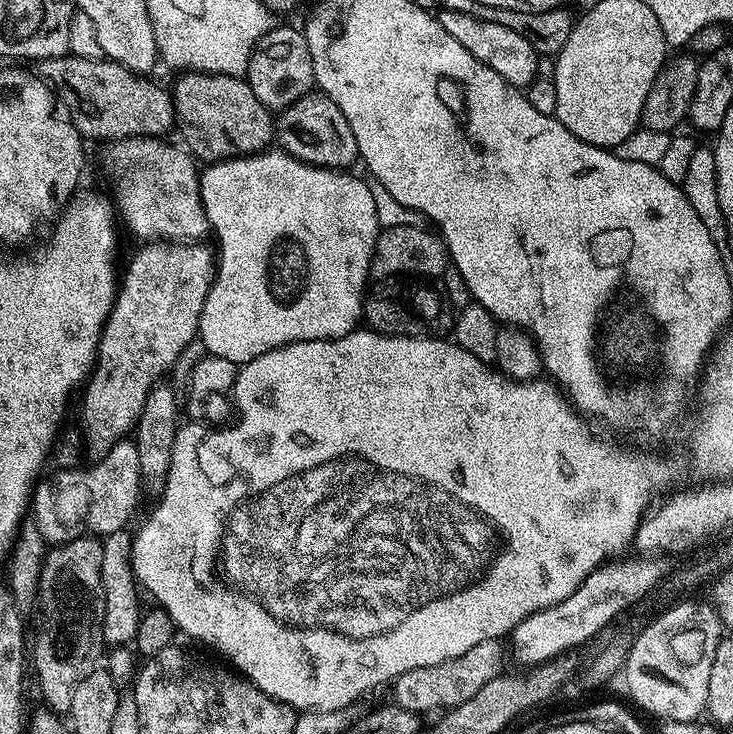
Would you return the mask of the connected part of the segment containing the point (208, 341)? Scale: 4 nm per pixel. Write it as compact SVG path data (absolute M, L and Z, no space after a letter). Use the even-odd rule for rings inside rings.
M265 150L255 152L253 156L234 156L231 160L218 160L207 165L208 169L200 172L200 197L202 206L206 210L206 218L211 235L216 235L215 247L218 249L218 263L216 265L216 278L212 281L212 289L206 298L206 306L200 313L199 340L204 343L204 351L207 355L227 358L237 366L243 366L258 358L262 354L274 351L275 348L285 348L288 344L300 344L303 340L337 340L353 331L361 323L362 313L356 308L356 304L344 304L340 296L348 296L352 288L344 288L344 272L324 272L324 264L340 264L340 244L344 240L336 240L328 228L332 228L332 220L336 220L336 228L340 228L340 208L344 204L352 204L352 184L348 184L349 173L344 170L333 170L330 168L315 168L312 164L302 162L294 158L289 152L283 150Z

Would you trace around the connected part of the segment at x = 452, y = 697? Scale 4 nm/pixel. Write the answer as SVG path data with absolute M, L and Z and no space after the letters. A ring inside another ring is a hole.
M500 640L478 642L478 646L470 646L470 650L466 650L466 654L458 654L458 658L443 660L434 666L418 666L414 670L406 670L406 674L397 676L391 685L391 699L402 710L417 714L432 712L435 708L449 710L458 707L460 703L474 698L474 694L477 694L486 682L501 675L504 656L506 660L506 648L502 645Z

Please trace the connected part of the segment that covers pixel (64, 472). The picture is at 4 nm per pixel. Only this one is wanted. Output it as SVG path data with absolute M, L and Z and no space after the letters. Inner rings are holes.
M130 438L115 441L109 452L99 457L94 463L96 463L94 466L84 470L82 470L83 468L61 469L54 473L56 475L52 478L41 479L35 485L30 516L46 544L56 547L84 535L105 536L127 527L126 522L138 502L139 484L142 484L144 480L135 441Z

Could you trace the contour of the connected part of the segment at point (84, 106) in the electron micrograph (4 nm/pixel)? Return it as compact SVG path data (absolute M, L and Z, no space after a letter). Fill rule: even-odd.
M71 54L41 60L38 68L40 79L50 85L67 119L80 131L85 141L111 142L125 140L128 136L160 138L168 134L164 132L171 128L173 131L176 111L172 93L167 87L163 88L162 85L148 80L152 78L147 75L131 72L107 58L91 60Z

